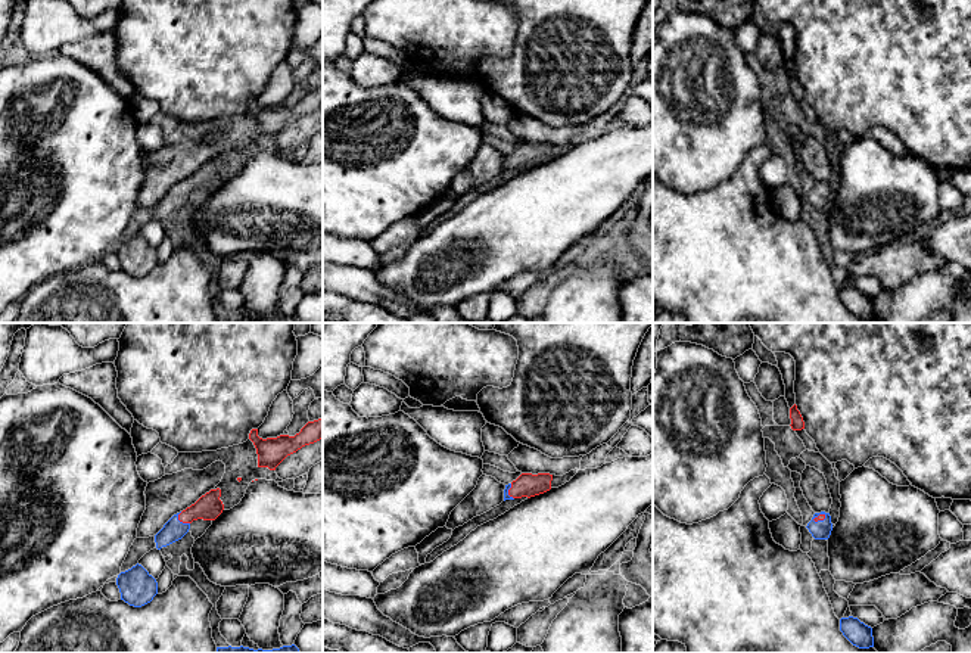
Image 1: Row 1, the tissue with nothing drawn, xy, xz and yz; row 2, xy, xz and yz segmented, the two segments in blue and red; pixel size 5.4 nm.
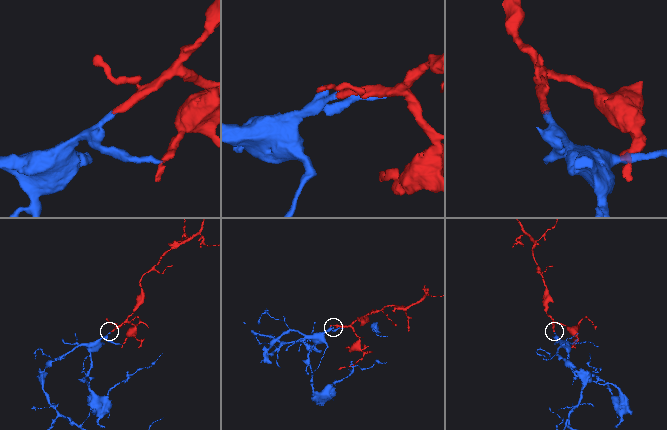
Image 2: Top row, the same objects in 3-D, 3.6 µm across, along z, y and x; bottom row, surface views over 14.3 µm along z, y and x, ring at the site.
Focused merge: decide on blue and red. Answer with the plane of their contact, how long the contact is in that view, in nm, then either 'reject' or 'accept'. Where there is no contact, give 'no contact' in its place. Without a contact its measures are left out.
xy | 90 nm | accept

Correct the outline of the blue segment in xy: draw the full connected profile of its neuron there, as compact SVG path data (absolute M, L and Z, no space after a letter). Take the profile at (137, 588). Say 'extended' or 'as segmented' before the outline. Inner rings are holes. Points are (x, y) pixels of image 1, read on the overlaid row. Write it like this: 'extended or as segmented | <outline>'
as segmented | M141 566L121 572L116 578L121 600L134 607L141 607L153 600L158 594L156 579Z

